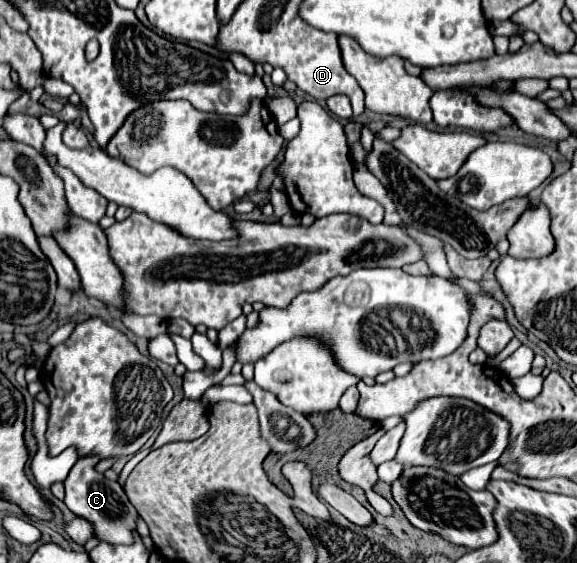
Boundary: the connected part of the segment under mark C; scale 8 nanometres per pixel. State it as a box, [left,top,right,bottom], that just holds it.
[65,459,139,545]

